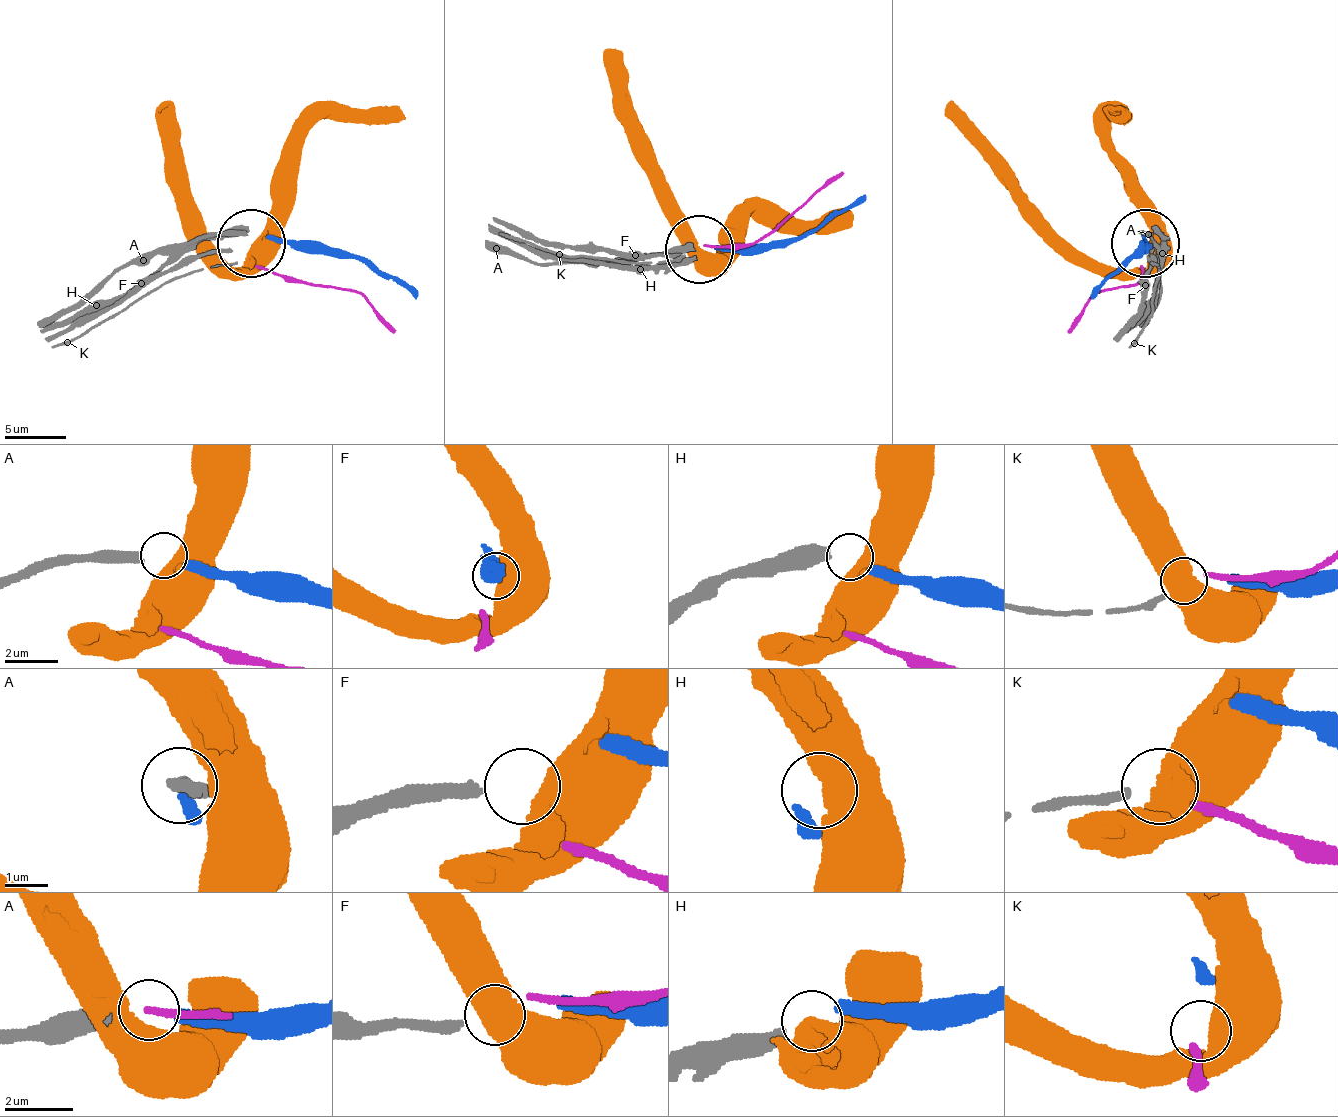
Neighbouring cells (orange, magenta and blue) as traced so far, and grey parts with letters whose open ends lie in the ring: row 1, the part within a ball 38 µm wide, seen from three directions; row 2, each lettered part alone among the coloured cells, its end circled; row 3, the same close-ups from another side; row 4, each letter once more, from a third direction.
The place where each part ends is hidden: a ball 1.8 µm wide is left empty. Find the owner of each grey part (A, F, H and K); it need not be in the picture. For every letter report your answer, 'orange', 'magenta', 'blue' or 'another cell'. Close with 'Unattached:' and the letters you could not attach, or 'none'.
A: blue
F: another cell
H: another cell
K: another cell
Unattached: F, H, K

